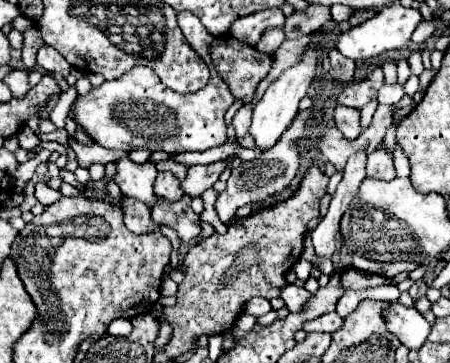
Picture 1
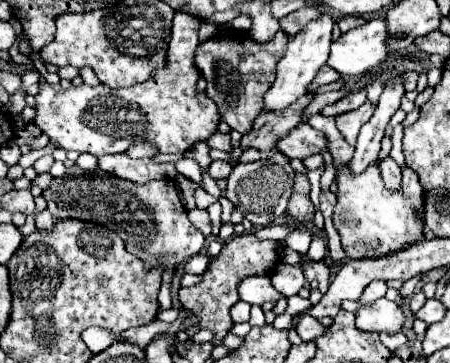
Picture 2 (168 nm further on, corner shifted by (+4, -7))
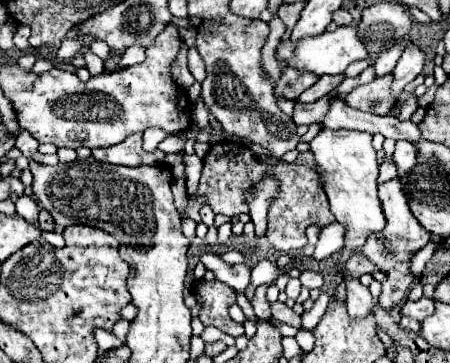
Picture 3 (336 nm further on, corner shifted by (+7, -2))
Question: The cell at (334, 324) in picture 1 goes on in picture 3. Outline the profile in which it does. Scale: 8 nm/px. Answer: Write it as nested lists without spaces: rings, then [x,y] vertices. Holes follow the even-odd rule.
[[[280,301],[272,303],[272,317],[278,319],[280,323],[288,323],[288,325],[292,325],[292,327],[296,327],[296,329],[302,327],[300,315],[298,315],[294,309],[290,309],[286,303],[280,303]]]

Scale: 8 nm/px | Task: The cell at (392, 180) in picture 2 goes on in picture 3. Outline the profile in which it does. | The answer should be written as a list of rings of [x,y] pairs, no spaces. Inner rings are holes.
[[[394,177],[390,181],[380,183],[378,185],[378,195],[380,195],[380,201],[384,203],[384,215],[386,215],[388,223],[386,223],[384,231],[370,237],[372,241],[364,245],[364,255],[368,255],[368,259],[372,259],[388,275],[388,281],[382,283],[382,295],[378,299],[378,305],[382,309],[390,311],[408,293],[408,289],[414,281],[414,275],[410,275],[410,255],[414,251],[422,249],[430,241],[430,233],[424,231],[424,227],[412,215],[400,177]]]

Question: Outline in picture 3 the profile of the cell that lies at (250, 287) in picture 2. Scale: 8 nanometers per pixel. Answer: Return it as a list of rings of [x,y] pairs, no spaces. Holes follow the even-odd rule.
[[[212,251],[202,253],[200,261],[206,265],[206,269],[210,269],[216,275],[216,279],[220,279],[222,283],[226,283],[228,287],[232,287],[238,293],[246,293],[246,289],[250,285],[250,267],[248,265],[244,265],[244,263],[228,265]]]

